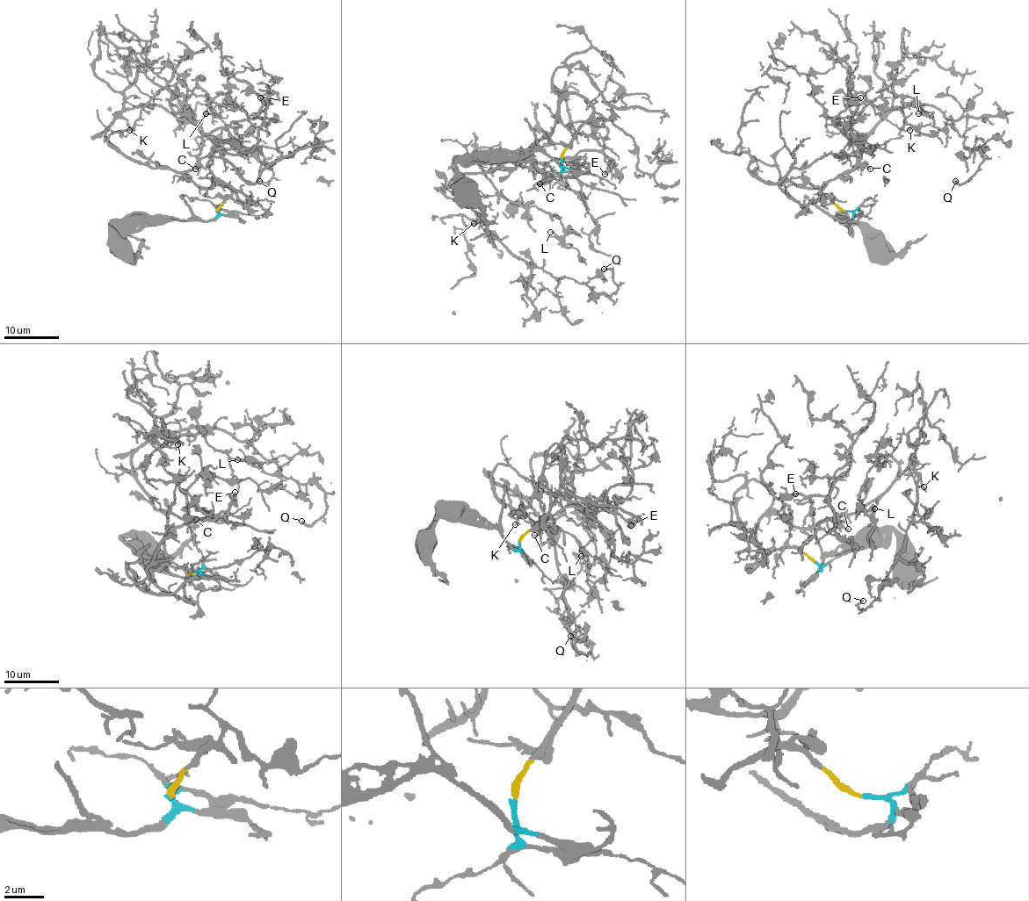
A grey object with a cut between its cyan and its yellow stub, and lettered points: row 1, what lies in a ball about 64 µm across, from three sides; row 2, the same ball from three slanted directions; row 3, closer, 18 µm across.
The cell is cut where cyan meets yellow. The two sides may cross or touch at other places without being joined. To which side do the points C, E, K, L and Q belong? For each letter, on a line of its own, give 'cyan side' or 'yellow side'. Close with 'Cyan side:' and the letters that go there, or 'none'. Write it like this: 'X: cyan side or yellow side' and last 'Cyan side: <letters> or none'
C: yellow side
E: yellow side
K: yellow side
L: yellow side
Q: yellow side
Cyan side: none

